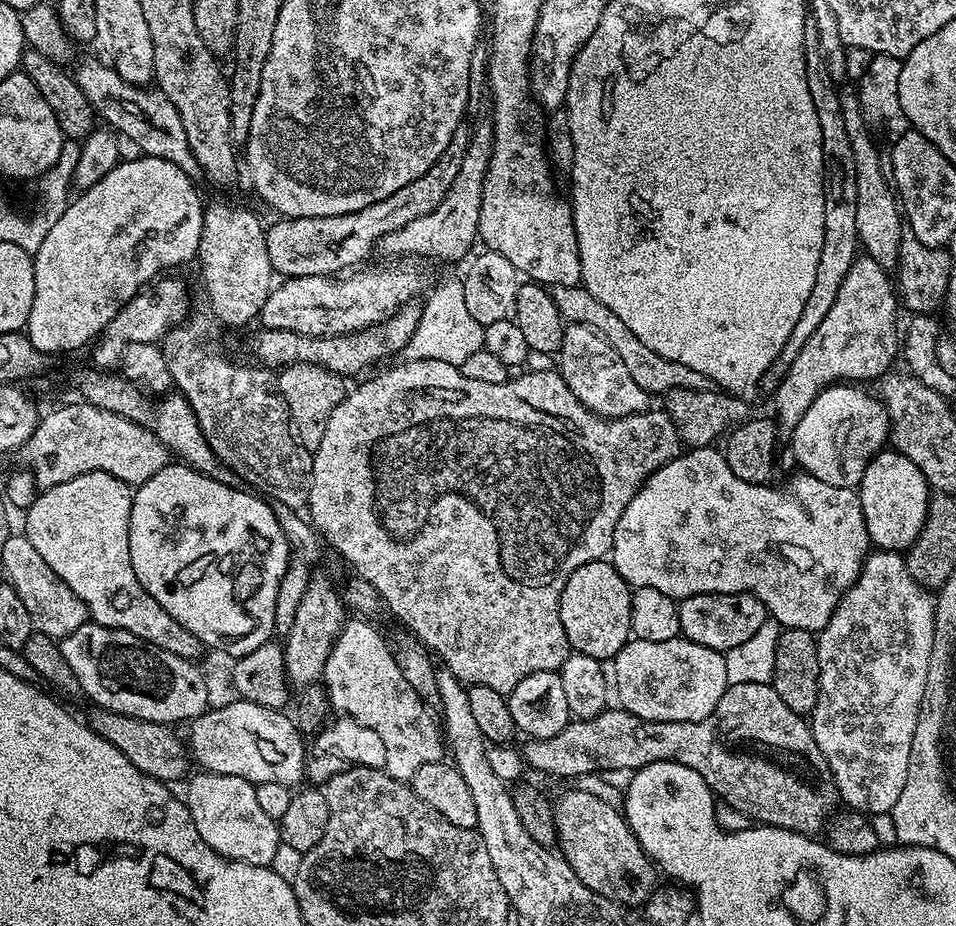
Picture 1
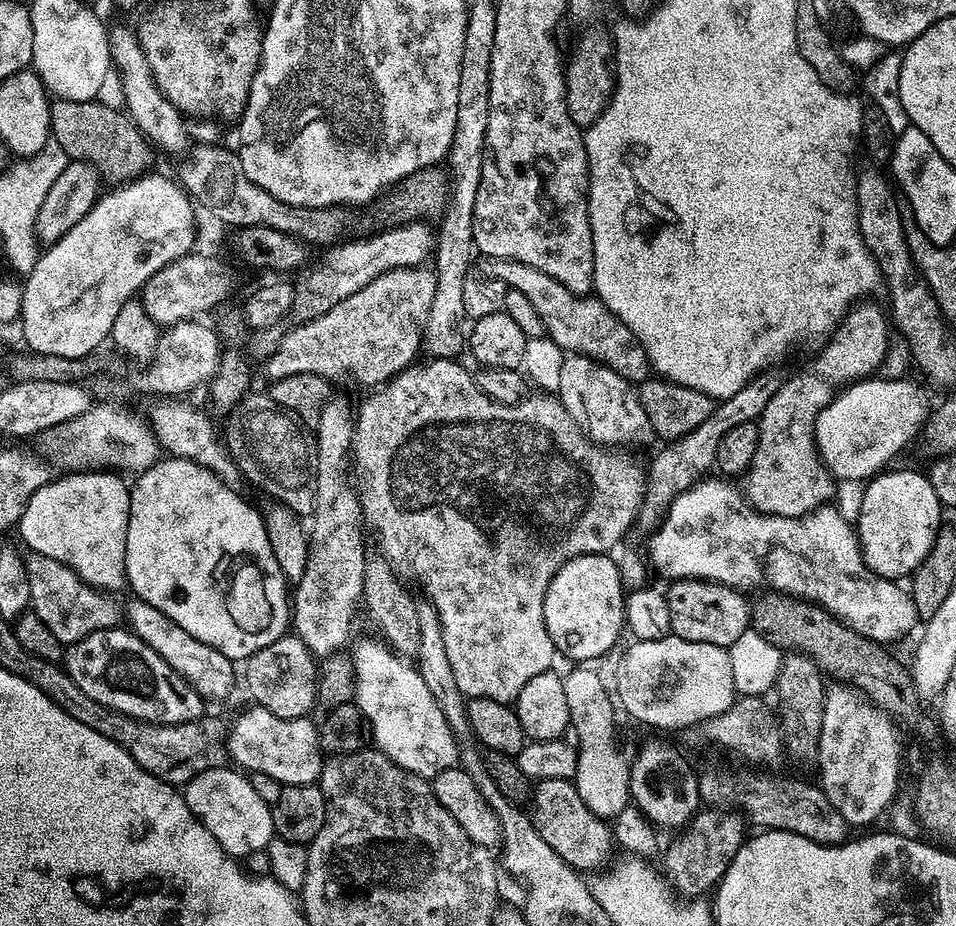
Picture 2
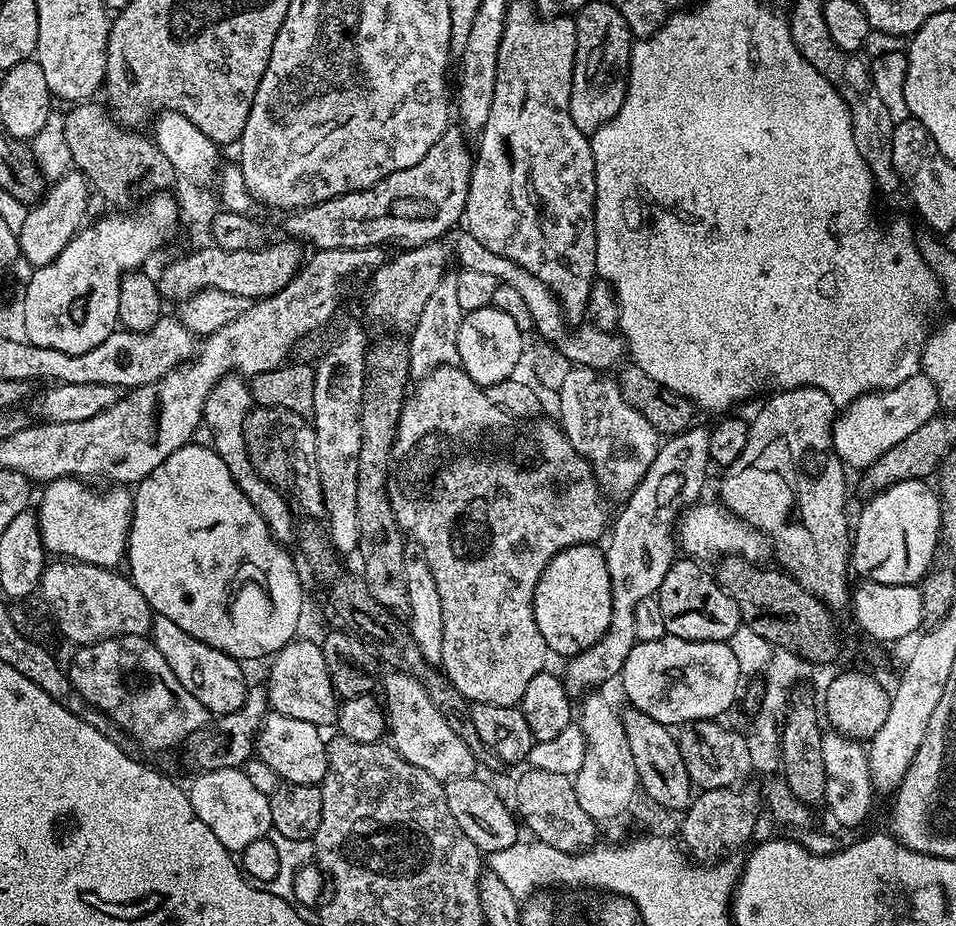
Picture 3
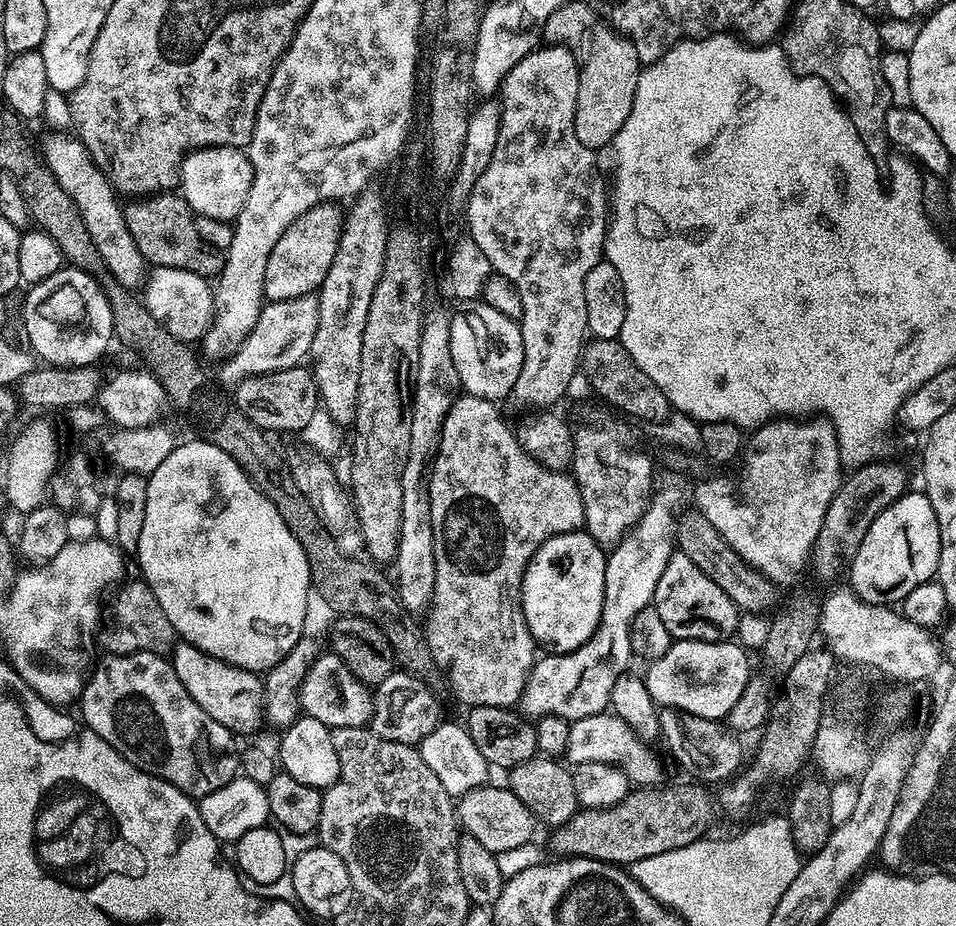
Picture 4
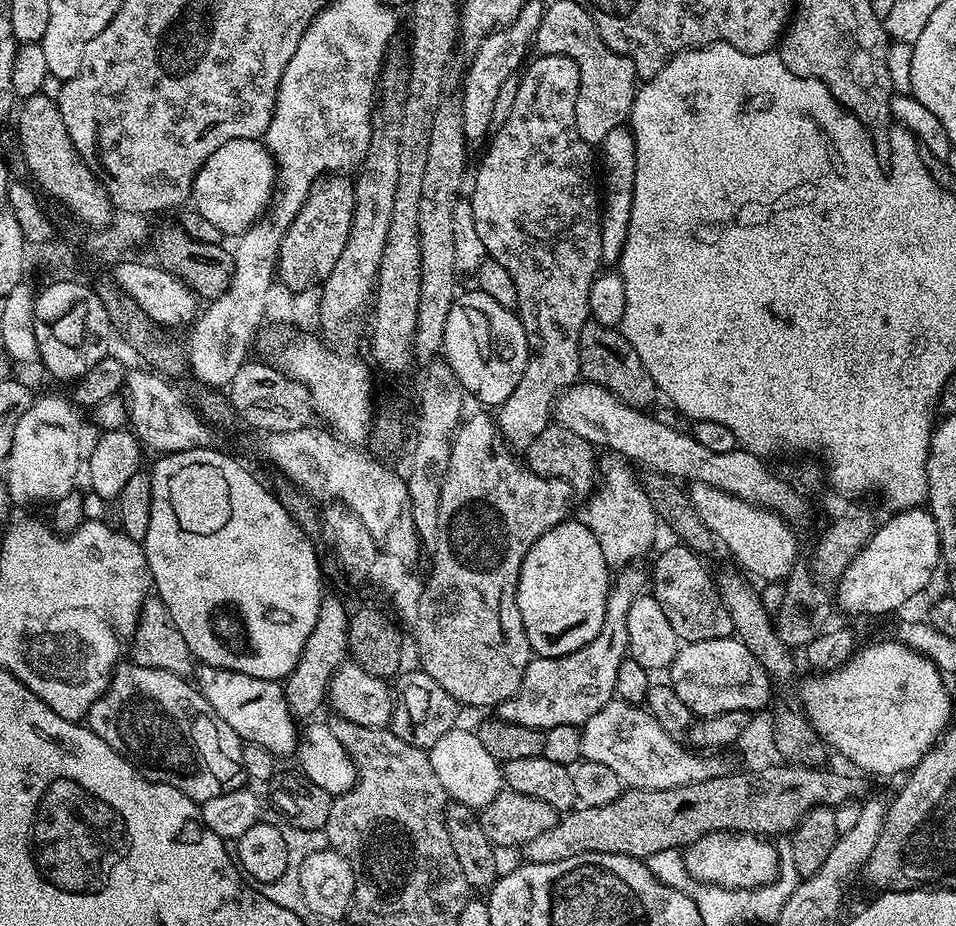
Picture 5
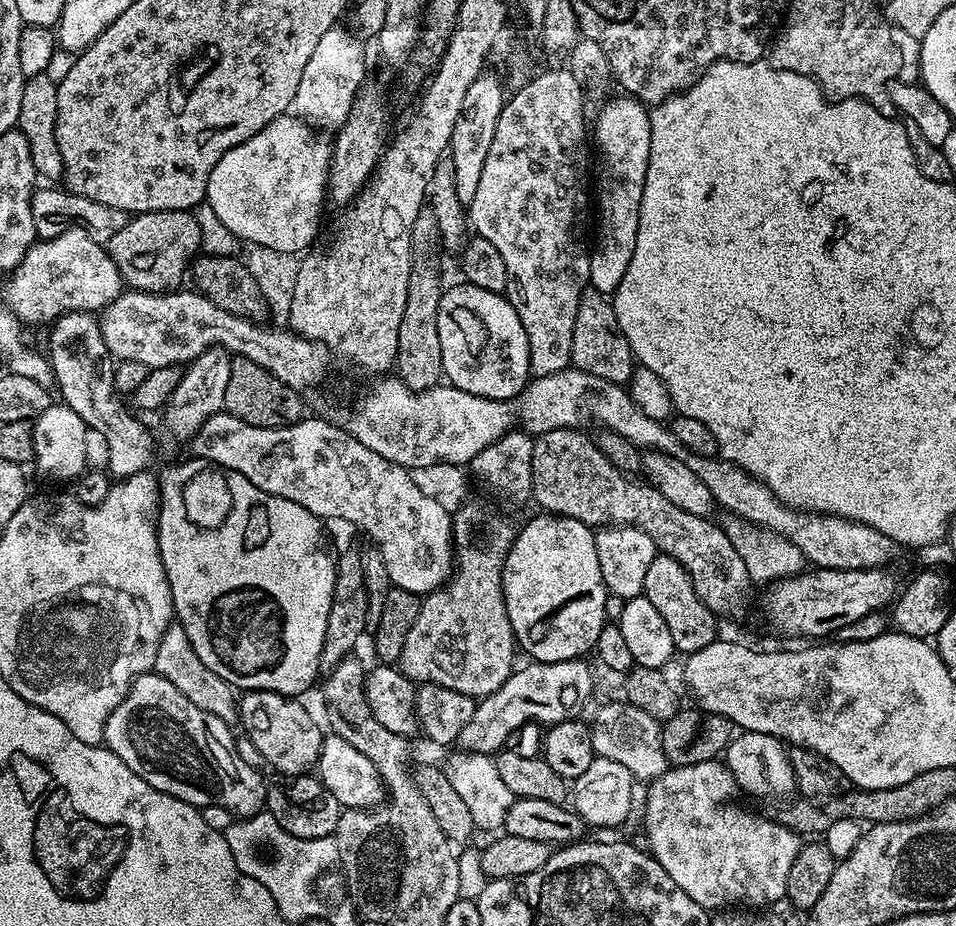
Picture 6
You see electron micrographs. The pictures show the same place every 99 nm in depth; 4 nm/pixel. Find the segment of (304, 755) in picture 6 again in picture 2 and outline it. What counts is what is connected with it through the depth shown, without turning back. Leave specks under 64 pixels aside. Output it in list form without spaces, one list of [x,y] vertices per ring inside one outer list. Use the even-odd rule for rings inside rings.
[[[129,600],[127,627],[139,640],[146,642],[150,650],[157,652],[178,675],[186,678],[186,682],[190,682],[190,686],[205,701],[222,699],[231,690],[232,683],[235,680],[237,683],[237,669],[236,672],[232,669],[235,668],[233,661],[228,660],[226,654],[214,650],[214,646],[206,646],[206,642],[198,642],[198,638],[186,634],[186,630],[182,630],[178,622],[174,622],[166,613],[150,606],[145,600]]]

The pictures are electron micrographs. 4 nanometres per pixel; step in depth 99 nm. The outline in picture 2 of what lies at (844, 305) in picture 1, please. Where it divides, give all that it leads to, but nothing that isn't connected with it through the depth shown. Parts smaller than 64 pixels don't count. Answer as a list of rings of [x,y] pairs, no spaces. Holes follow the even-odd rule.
[[[860,302],[849,308],[843,320],[835,325],[831,333],[832,341],[817,354],[816,361],[809,368],[802,369],[797,376],[789,375],[784,381],[782,390],[778,390],[778,394],[774,394],[766,410],[762,410],[758,421],[760,426],[758,454],[754,454],[754,462],[746,473],[748,503],[756,511],[769,512],[771,516],[803,518],[808,512],[813,512],[815,508],[827,505],[831,501],[828,499],[832,496],[834,477],[821,463],[820,455],[816,451],[816,419],[821,410],[832,401],[838,391],[838,386],[847,386],[857,380],[871,377],[875,373],[872,371],[888,356],[889,317],[885,309],[883,312],[878,305],[864,303],[868,302]]]

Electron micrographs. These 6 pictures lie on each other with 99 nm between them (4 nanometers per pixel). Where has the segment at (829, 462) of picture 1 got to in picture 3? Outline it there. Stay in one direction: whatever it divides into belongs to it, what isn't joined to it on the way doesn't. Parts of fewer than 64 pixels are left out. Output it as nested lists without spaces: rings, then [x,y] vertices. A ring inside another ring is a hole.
[[[922,372],[916,373],[906,378],[906,382],[887,388],[885,392],[869,392],[866,396],[860,396],[843,409],[832,425],[834,450],[849,469],[869,468],[892,446],[898,446],[902,438],[910,438],[918,427],[932,420],[939,410],[937,388]]]

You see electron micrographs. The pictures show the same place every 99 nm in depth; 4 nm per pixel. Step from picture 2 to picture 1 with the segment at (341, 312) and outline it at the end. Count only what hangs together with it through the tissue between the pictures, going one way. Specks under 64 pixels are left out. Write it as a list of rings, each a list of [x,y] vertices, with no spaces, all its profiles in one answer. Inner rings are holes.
[[[416,302],[403,304],[386,322],[363,328],[360,332],[350,332],[346,336],[303,336],[291,330],[276,330],[276,336],[264,334],[264,348],[260,348],[264,359],[260,364],[276,370],[290,364],[317,364],[342,377],[351,378],[355,372],[378,363],[383,356],[403,353],[406,342],[410,342],[420,321],[420,309],[421,305]]]

